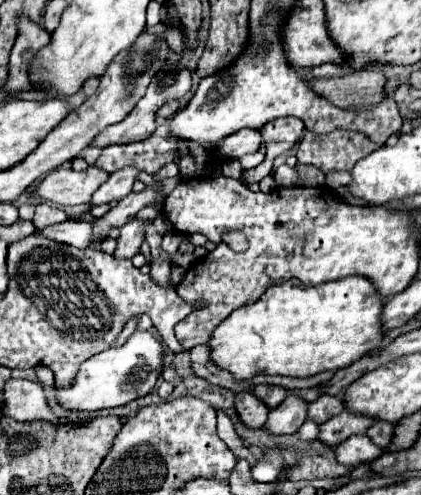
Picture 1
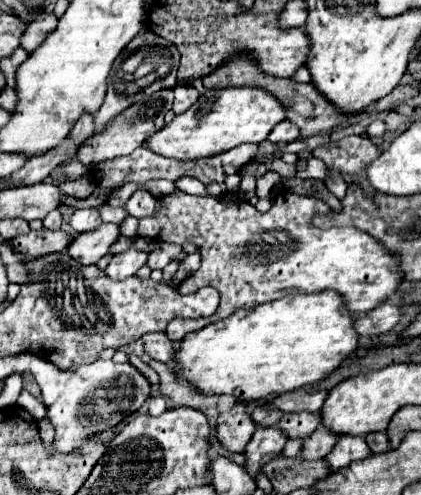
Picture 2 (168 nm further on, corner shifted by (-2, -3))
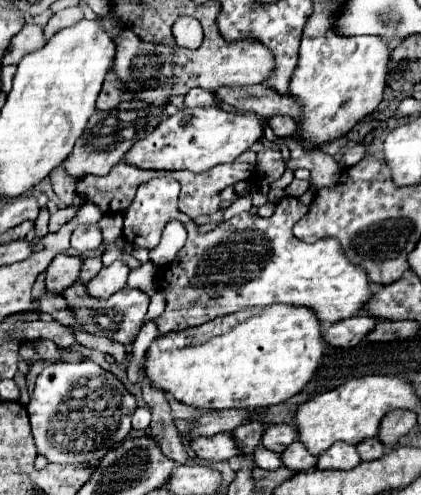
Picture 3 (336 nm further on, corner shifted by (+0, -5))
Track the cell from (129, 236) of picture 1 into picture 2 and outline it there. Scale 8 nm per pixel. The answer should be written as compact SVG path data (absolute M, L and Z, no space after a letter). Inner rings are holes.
M122 251L112 257L110 265L106 267L106 275L112 279L126 279L132 277L148 259L144 251Z

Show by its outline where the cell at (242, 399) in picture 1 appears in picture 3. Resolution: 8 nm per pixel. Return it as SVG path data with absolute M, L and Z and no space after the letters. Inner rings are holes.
M218 433L212 437L198 437L190 443L190 449L196 457L204 461L228 461L238 455L236 441L232 433Z

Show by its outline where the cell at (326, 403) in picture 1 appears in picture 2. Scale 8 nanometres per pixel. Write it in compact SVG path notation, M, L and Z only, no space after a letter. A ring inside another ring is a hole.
M284 413L278 427L290 437L290 439L306 439L310 433L316 431L316 427L322 425L320 413Z

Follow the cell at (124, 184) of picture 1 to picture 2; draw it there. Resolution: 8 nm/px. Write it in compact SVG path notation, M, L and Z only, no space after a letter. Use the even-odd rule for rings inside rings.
M90 207L90 209L78 209L72 219L70 225L74 231L84 233L84 231L92 231L102 223L100 219L100 207Z

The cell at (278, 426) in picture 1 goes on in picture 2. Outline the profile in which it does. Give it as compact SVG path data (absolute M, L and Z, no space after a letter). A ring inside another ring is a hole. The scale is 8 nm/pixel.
M256 427L254 437L250 439L248 447L246 447L246 471L256 477L256 473L260 471L260 467L278 457L286 445L288 437L286 433L282 433L278 427Z

